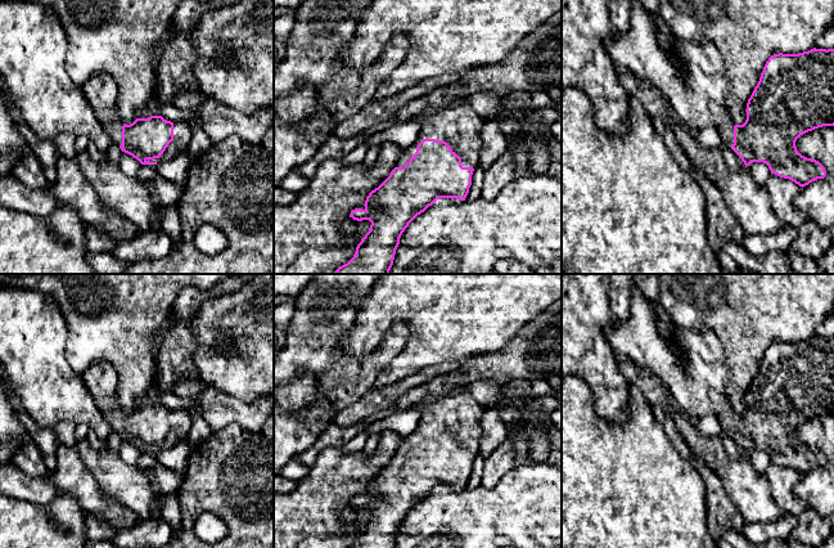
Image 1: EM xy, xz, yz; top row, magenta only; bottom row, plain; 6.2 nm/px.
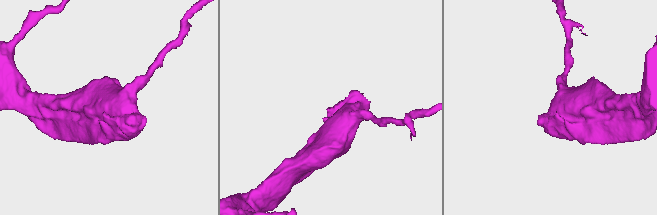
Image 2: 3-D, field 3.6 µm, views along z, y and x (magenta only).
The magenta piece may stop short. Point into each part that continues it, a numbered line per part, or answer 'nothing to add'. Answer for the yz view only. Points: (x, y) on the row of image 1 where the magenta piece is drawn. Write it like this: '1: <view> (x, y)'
1: yz (695, 88)

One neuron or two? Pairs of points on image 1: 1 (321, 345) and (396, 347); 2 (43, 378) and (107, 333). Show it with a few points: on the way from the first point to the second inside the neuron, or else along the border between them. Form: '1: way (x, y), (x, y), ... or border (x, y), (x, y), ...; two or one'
1: way (339, 363), (374, 364), (378, 360); one
2: border (68, 329), (64, 355), (68, 364), (81, 374); two

